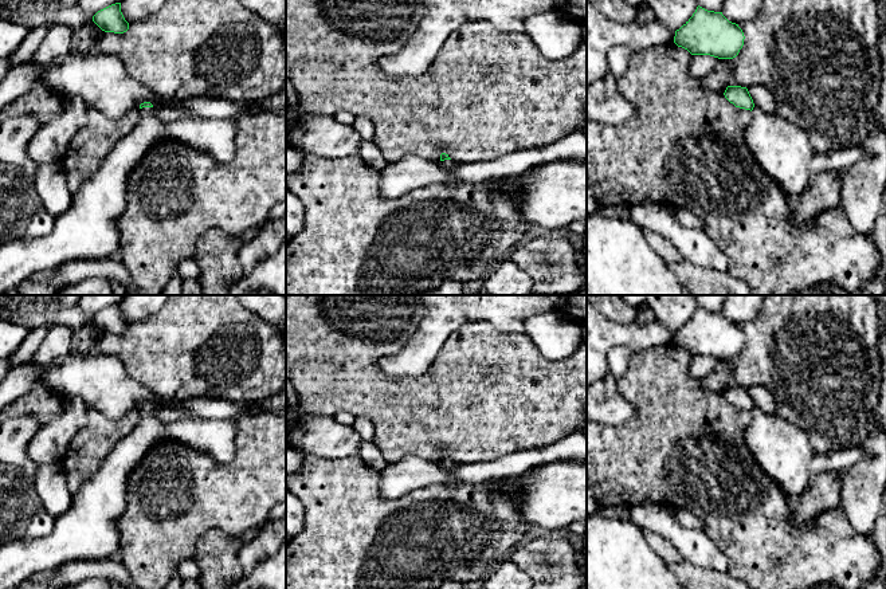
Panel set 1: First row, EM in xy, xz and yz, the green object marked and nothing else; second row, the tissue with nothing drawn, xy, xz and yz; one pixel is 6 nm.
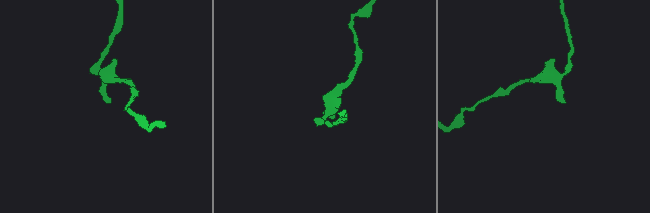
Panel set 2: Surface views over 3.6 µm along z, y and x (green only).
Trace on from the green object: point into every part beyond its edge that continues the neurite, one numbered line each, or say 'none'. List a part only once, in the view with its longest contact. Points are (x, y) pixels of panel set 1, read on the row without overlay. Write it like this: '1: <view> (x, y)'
1: xy (89, 530)

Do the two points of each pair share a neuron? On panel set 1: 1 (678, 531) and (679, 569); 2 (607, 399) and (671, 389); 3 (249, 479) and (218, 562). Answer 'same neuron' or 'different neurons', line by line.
1: different neurons
2: different neurons
3: different neurons

